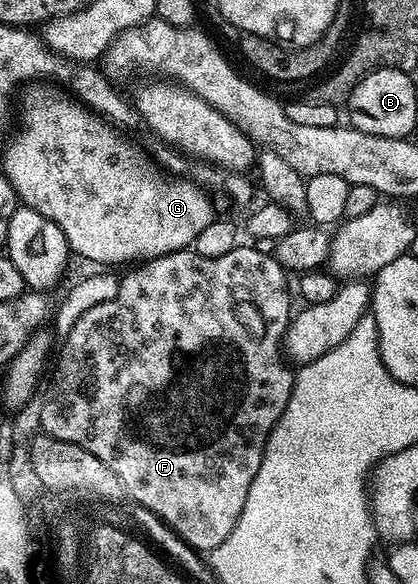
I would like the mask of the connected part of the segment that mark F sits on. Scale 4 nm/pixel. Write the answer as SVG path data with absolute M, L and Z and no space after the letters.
M250 243L239 244L237 249L228 251L228 255L216 255L216 259L208 259L192 247L178 249L174 253L155 257L138 268L135 273L119 280L118 290L112 299L86 311L65 334L66 342L59 353L57 350L49 374L50 386L46 389L42 410L38 413L41 432L64 443L76 443L76 447L84 447L84 451L96 455L100 463L108 463L116 479L120 479L125 496L131 497L130 501L135 506L142 506L154 513L193 550L198 547L220 547L220 543L232 535L232 527L236 527L236 519L240 519L240 511L244 511L248 487L252 487L252 479L256 479L256 471L260 471L260 459L266 450L266 436L276 427L292 395L296 373L293 368L290 370L291 362L284 352L286 331L292 320L292 285L286 282L287 270L282 268L277 256L256 251Z

